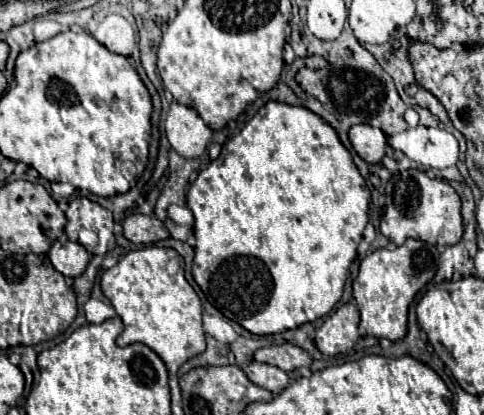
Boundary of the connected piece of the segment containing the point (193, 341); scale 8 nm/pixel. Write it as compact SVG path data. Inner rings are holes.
M143 247L129 251L115 267L101 277L105 297L125 323L117 345L143 343L151 347L169 369L169 385L177 385L177 369L187 359L205 351L205 333L201 325L201 299L185 279L183 257L171 247Z

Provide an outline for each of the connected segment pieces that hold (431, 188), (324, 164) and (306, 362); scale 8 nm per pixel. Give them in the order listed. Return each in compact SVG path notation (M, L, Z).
M417 169L397 173L385 187L381 233L395 245L403 245L405 239L419 239L431 245L455 245L463 237L461 199L443 179L429 179Z
M269 101L255 113L255 117L241 129L239 135L231 137L223 145L221 155L215 161L211 161L209 167L203 169L189 187L187 205L195 215L193 233L197 239L195 261L193 261L193 279L201 287L201 291L205 293L205 297L209 299L209 303L213 307L217 307L227 319L243 325L247 331L251 331L255 335L283 333L283 331L295 329L303 323L317 321L317 319L325 317L343 295L349 265L357 257L357 245L363 237L365 225L369 223L369 199L371 199L371 193L369 193L367 183L361 177L357 165L353 163L353 155L339 141L337 131L323 117L315 115L313 111L307 111L307 107Z
M283 343L283 345L273 345L273 347L263 347L255 353L255 361L263 361L269 365L275 365L283 371L293 371L299 367L311 367L311 357L305 349Z

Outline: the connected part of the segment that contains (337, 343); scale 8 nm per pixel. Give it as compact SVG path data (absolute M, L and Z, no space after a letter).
M345 303L329 313L317 329L315 345L323 355L347 353L359 339L359 309L353 303Z

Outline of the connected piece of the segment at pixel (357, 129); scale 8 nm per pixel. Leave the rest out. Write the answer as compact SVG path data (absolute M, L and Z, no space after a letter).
M353 125L349 131L349 139L359 157L367 163L381 163L381 159L385 157L387 137L383 135L383 131L371 125Z

